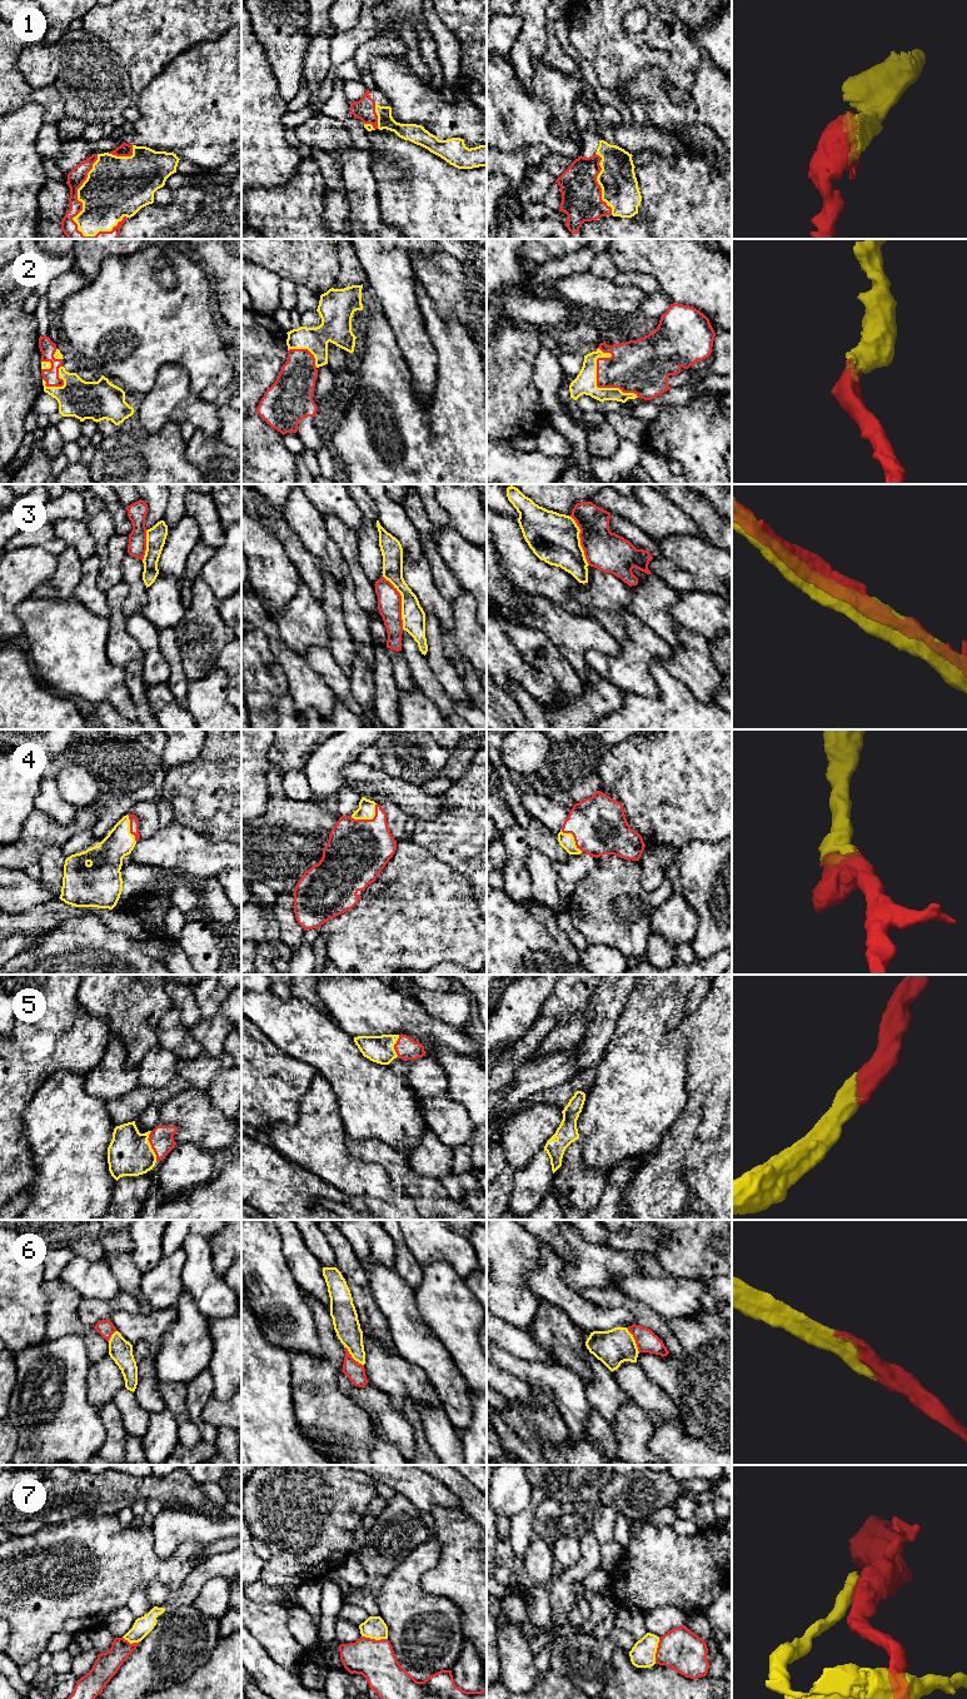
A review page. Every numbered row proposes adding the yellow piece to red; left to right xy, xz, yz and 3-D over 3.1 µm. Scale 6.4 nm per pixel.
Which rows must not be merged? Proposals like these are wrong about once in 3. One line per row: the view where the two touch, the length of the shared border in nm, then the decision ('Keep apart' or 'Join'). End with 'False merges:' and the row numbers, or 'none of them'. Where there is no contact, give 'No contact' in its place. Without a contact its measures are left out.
1: Touches red in xy. Shared border 550 nm. Join
2: Touches red in yz. Shared border 420 nm. Join
3: Touches red in xz. Shared border 380 nm. Keep apart
4: Touches red in xz. Shared border 200 nm. Join
5: Touches red in xy. Shared border 200 nm. Join
6: Touches red in yz. Shared border 180 nm. Join
7: Touches red in xz. Shared border 170 nm. Keep apart
False merges: 3, 7

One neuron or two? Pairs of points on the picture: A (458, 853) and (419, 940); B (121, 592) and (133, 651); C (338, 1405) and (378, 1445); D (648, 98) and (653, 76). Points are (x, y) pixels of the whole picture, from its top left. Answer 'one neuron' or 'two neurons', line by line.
A: two neurons
B: one neuron
C: two neurons
D: one neuron

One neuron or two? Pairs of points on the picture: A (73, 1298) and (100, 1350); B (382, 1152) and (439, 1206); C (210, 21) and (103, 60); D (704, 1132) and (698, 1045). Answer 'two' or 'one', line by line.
A: one
B: one
C: two
D: one

